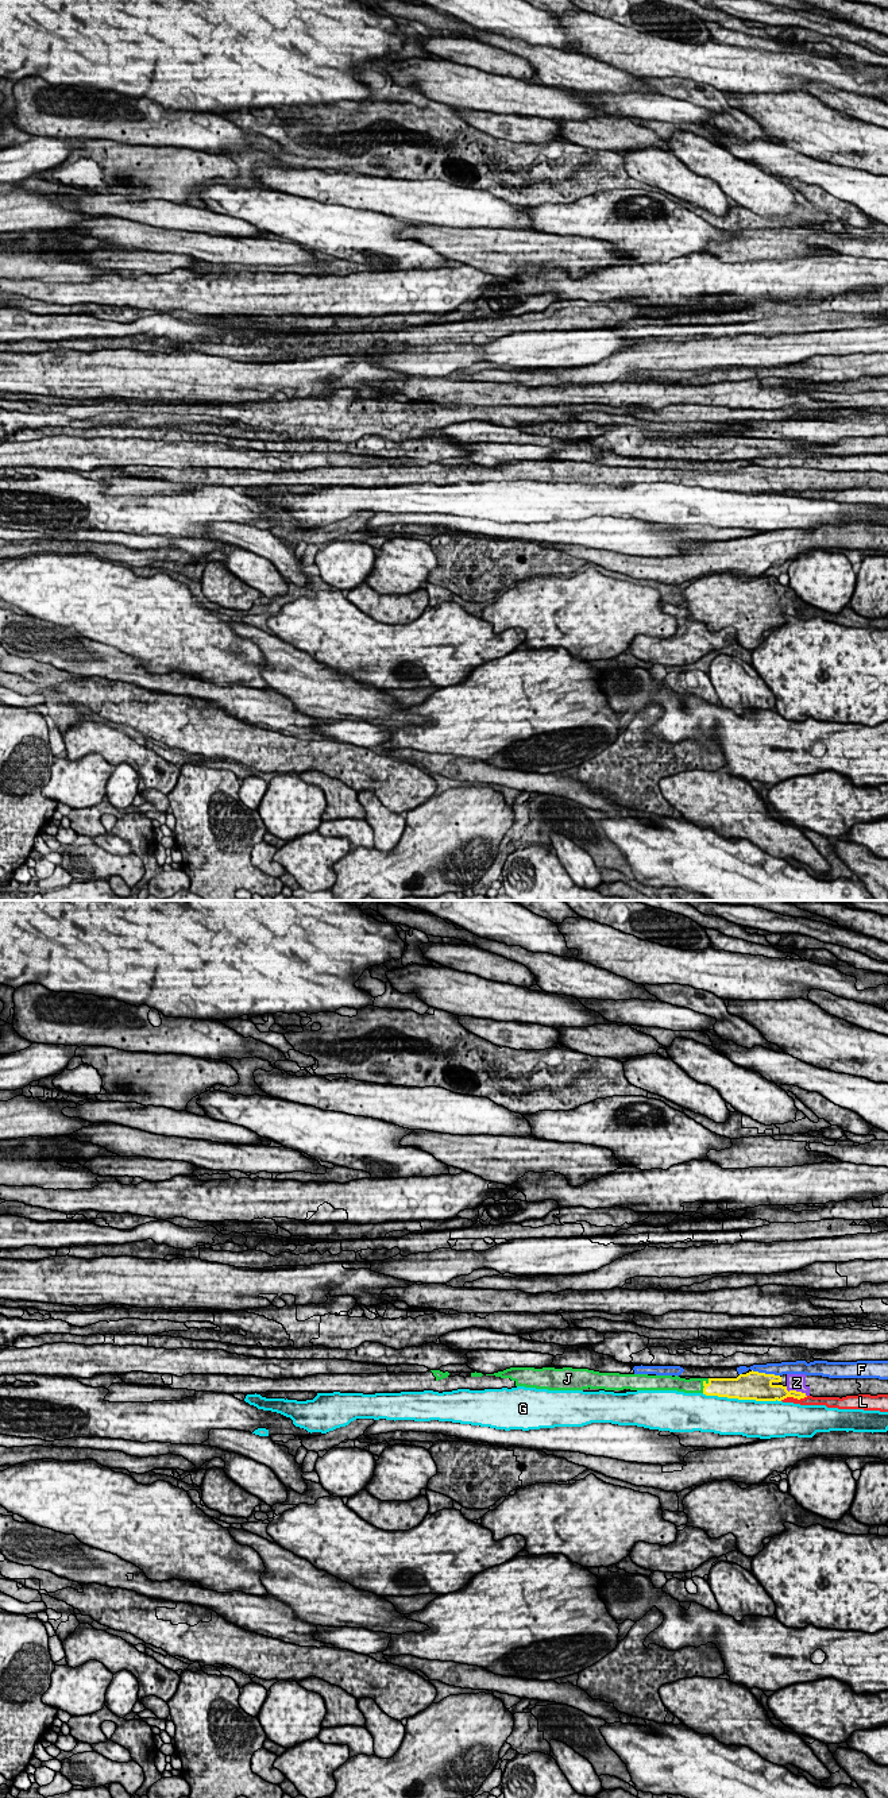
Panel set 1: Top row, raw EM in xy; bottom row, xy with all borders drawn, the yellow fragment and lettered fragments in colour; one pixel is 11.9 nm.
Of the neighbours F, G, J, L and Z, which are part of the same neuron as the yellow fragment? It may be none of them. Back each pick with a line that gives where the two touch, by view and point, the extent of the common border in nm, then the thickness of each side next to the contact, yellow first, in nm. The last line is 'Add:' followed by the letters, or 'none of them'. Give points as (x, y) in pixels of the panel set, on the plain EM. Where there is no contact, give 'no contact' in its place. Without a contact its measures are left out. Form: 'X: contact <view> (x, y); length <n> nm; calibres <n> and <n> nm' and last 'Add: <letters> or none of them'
J: contact xy (703, 478); length 190 nm; calibres 220 and 190 nm
Z: contact xy (795, 483); length 280 nm; calibres 190 and 190 nm
Add: J, Z

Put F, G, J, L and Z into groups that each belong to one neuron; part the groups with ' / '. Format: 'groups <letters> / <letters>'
groups F / G / J Z / L

